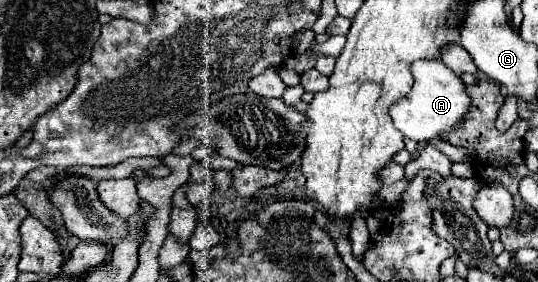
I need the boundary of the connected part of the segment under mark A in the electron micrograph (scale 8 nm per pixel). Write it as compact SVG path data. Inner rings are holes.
M416 60L410 66L414 76L412 90L390 106L390 116L394 126L414 142L430 142L432 138L440 138L442 132L452 130L462 120L464 112L470 108L470 98L466 94L466 86L452 70L448 70L440 60Z

